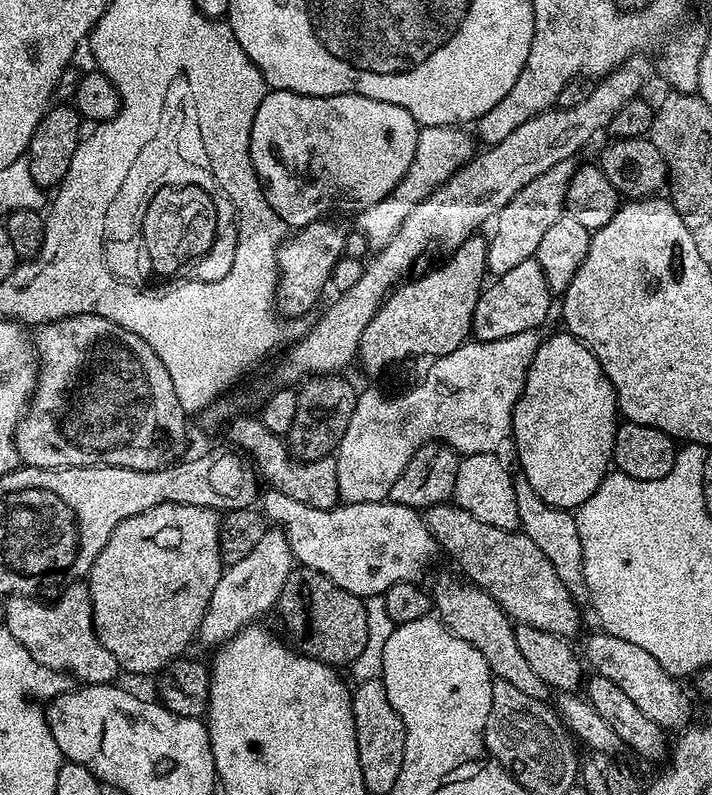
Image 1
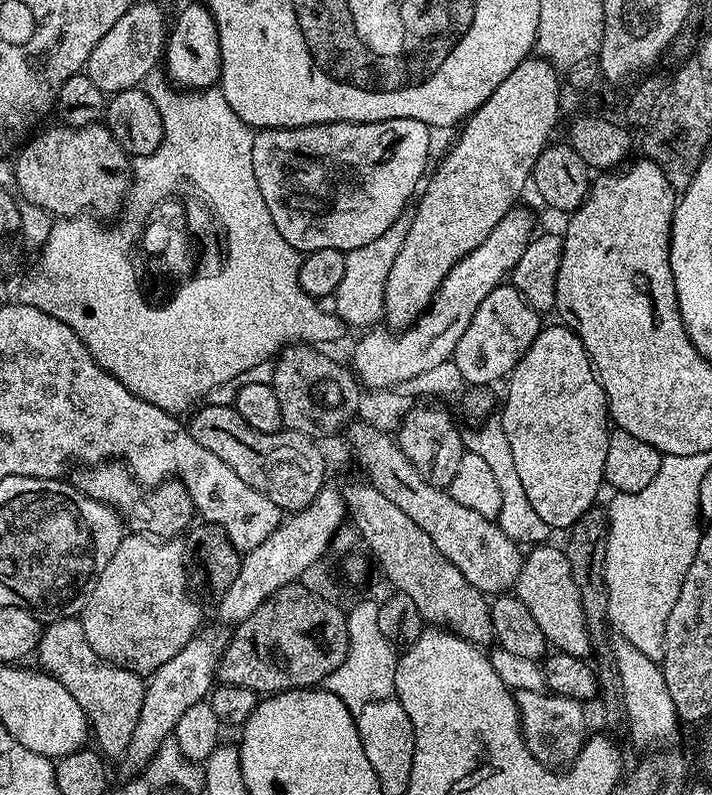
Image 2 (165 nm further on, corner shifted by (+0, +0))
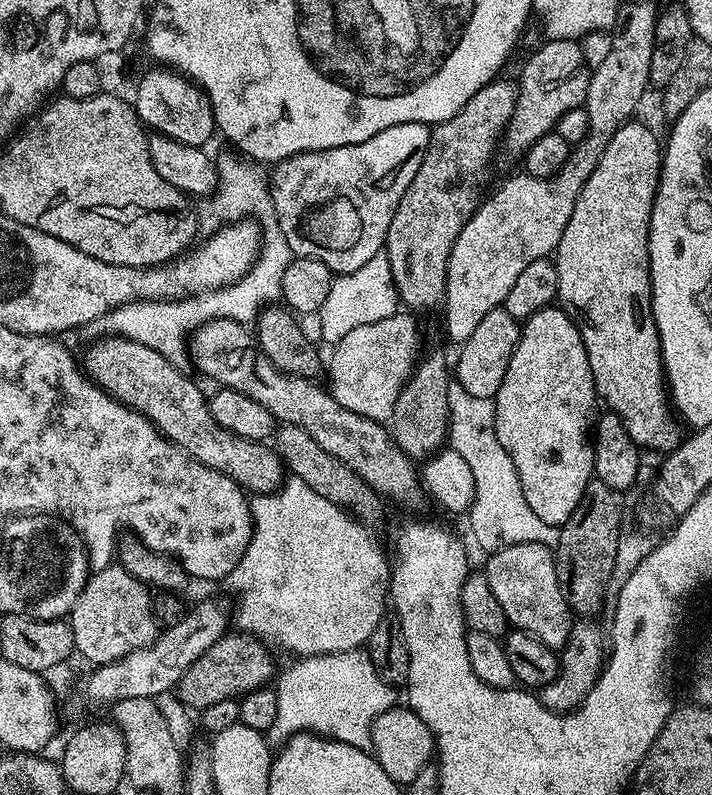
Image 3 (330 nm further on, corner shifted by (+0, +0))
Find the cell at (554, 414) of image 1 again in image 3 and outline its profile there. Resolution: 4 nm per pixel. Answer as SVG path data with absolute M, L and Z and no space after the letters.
M563 307L542 308L523 321L518 346L510 358L510 366L506 366L506 378L502 378L494 403L498 442L506 446L506 454L510 454L510 462L514 462L522 494L526 494L526 506L530 506L542 522L557 526L565 524L582 502L586 486L594 479L590 433L594 428L592 411L598 405L598 397L586 346L575 322L564 313Z

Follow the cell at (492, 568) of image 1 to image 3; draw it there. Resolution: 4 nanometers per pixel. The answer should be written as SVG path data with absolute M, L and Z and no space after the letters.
M207 320L201 328L197 328L195 332L191 333L187 351L190 364L192 360L193 366L202 375L217 380L220 388L233 388L246 394L246 398L254 398L254 402L262 402L262 406L266 406L266 410L270 410L270 414L281 425L293 424L306 430L306 434L310 434L310 438L314 438L314 442L318 442L318 446L322 446L322 450L326 450L326 454L334 454L334 458L338 458L346 466L350 466L350 470L354 470L354 474L358 474L358 478L366 481L376 491L377 496L385 501L393 500L396 504L419 502L420 492L422 496L422 480L418 475L417 465L411 456L407 456L396 445L389 429L383 423L341 408L340 403L332 397L331 391L325 390L323 387L320 389L318 385L312 384L316 382L311 379L303 376L291 376L289 372L278 370L278 366L274 366L274 362L270 362L270 358L266 358L266 354L255 347L252 347L253 349L236 348L236 331L238 331L238 325L235 320Z

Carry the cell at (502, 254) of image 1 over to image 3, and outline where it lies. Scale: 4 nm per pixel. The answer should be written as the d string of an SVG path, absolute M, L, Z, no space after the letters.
M397 314L384 318L382 322L374 322L370 326L358 326L358 330L350 330L346 338L342 338L331 349L332 361L327 361L327 387L332 397L340 403L341 408L360 414L370 420L379 422L391 421L394 402L398 402L398 394L404 389L404 383L412 375L418 364L420 352L420 328L416 325L417 317L412 314Z

